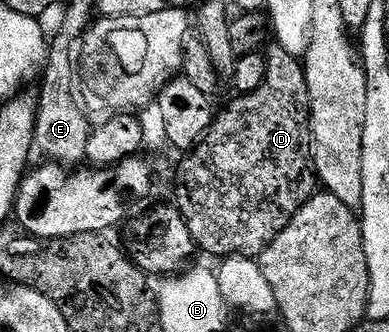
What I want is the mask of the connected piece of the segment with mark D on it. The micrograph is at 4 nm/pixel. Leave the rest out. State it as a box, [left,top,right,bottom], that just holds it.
[173,42,317,257]

